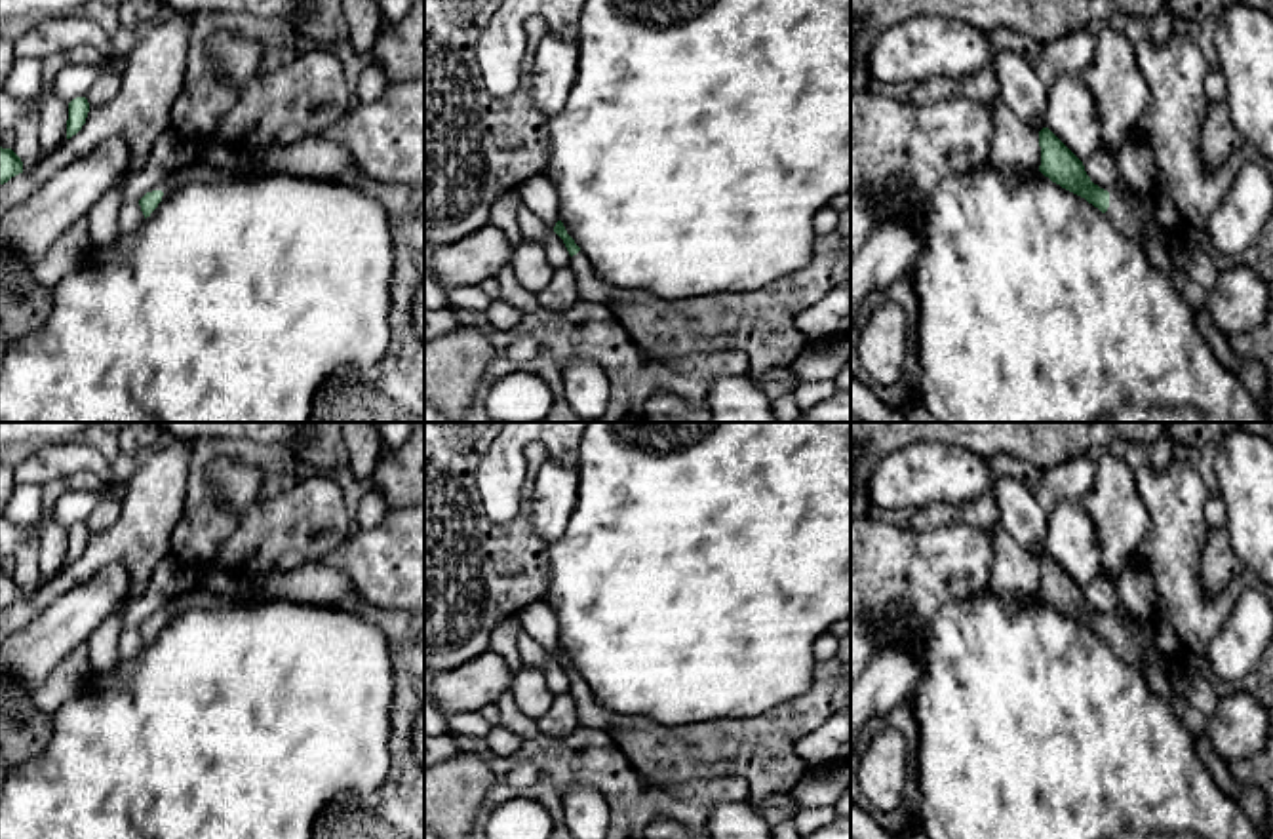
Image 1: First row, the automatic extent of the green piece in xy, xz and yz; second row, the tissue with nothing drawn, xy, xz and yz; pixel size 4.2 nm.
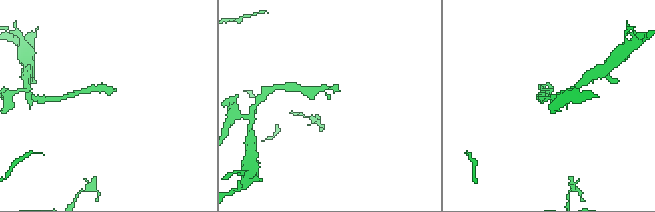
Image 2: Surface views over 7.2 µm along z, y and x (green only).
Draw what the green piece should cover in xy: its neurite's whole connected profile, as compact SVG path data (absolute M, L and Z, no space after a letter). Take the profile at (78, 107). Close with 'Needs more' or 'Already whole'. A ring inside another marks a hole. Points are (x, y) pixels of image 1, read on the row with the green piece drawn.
M76 97L69 103L67 139L76 135L86 124L89 103L86 97Z. Already whole

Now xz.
M561 221L554 232L571 255L578 299L605 304L649 365L693 352L742 350L750 358L748 377L755 382L771 367L788 367L809 344L795 329L795 316L851 280L851 240L833 230L814 236L803 268L767 285L662 299L599 280Z. Needs more

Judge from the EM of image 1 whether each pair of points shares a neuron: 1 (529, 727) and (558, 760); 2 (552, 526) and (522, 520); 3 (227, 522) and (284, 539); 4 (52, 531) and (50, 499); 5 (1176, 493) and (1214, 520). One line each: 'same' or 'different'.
1: different
2: different
3: different
4: same
5: different

